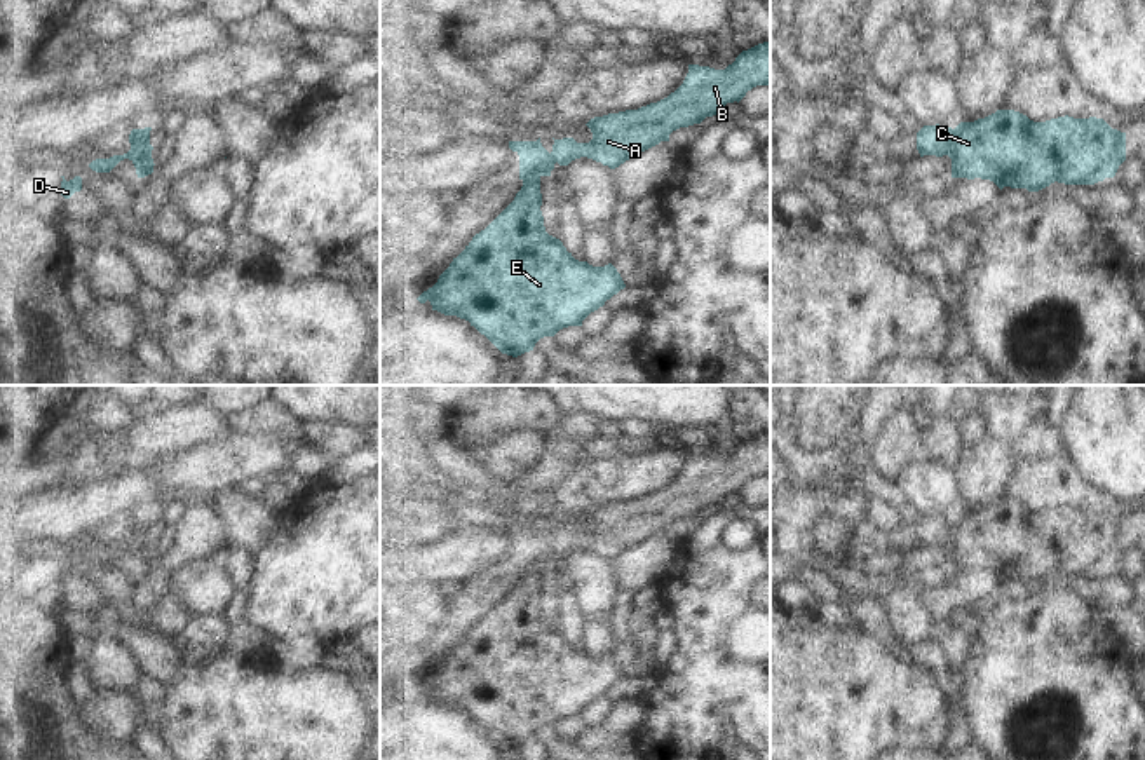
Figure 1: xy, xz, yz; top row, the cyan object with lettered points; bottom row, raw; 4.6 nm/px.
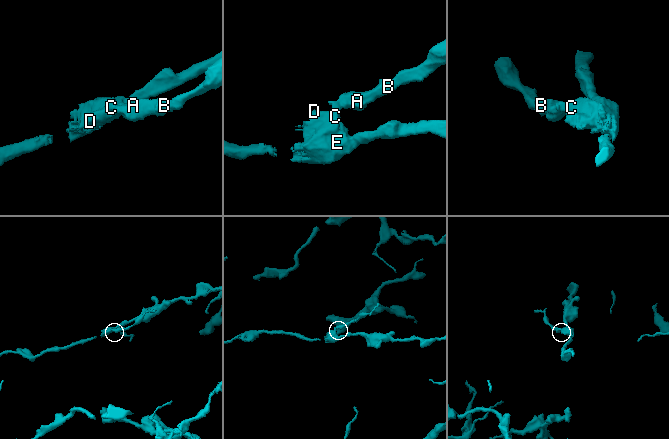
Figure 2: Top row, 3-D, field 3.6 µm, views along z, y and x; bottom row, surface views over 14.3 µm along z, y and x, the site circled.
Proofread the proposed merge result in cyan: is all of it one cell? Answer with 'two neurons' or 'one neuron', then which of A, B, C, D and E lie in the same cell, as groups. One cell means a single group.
two neurons; groups A B / C D E

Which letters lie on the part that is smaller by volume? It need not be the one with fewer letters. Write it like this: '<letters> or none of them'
A, B

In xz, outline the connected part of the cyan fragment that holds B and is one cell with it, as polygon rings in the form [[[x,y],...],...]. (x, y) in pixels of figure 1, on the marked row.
[[[770,42],[742,51],[725,70],[688,64],[683,84],[657,103],[591,119],[586,124],[593,132],[589,143],[554,139],[549,153],[539,138],[509,141],[509,148],[519,155],[519,180],[551,176],[556,162],[568,166],[580,157],[615,169],[661,141],[669,141],[673,131],[720,115],[727,103],[739,103],[756,85],[770,85]]]

